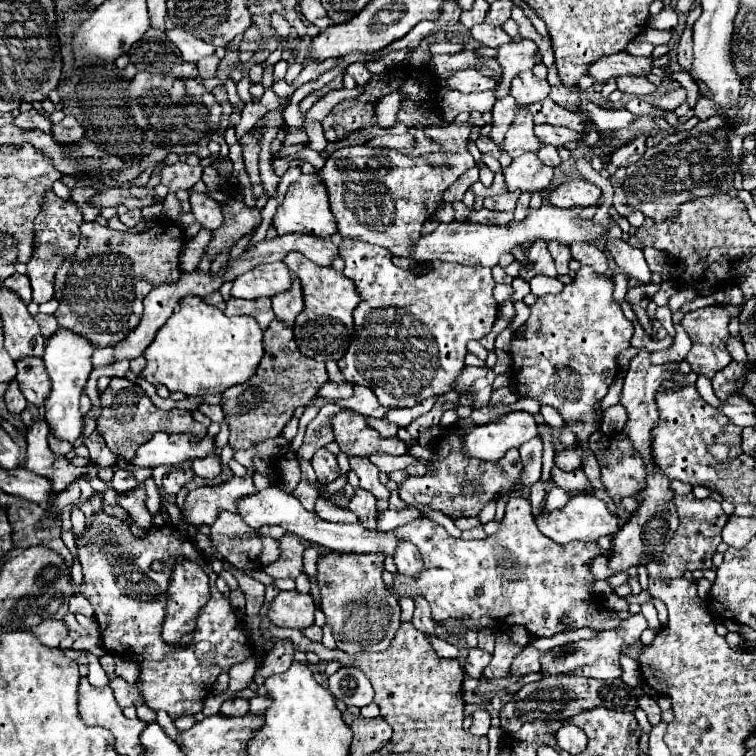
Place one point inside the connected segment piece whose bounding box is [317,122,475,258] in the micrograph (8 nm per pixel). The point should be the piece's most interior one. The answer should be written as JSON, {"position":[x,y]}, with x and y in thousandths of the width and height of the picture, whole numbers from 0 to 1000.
{"position":[505,262]}

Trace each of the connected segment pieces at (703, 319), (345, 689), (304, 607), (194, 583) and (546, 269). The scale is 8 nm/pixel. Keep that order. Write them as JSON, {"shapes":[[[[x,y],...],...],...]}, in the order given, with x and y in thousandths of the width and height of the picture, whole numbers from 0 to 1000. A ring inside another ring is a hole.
{"shapes":[[[[935,405],[935,407],[927,407],[927,410],[919,410],[919,413],[911,413],[906,415],[903,421],[903,431],[917,452],[917,460],[911,463],[909,468],[909,479],[914,481],[914,487],[922,492],[922,495],[933,495],[935,500],[943,500],[951,489],[956,489],[964,479],[967,479],[967,471],[959,460],[959,450],[964,447],[964,437],[962,437],[962,429],[964,429],[964,421],[970,415],[975,415],[980,407],[972,407],[972,405]]],[[[467,881],[448,884],[440,894],[435,894],[435,913],[446,926],[456,929],[459,934],[467,931],[475,937],[491,931],[496,918],[485,894]]],[[[385,780],[369,783],[369,788],[361,791],[353,815],[366,828],[403,833],[414,825],[414,810],[414,791],[409,786],[396,786],[393,780]]],[[[234,741],[226,770],[221,778],[221,815],[216,825],[216,847],[221,852],[237,852],[245,839],[250,839],[259,828],[261,815],[278,792],[276,763],[258,743]]],[[[710,317],[708,323],[702,323],[702,328],[697,331],[697,349],[689,352],[689,360],[687,360],[687,365],[692,370],[702,370],[713,362],[737,365],[734,349],[731,349],[729,336],[724,331],[724,323],[718,323],[718,317]]]]}

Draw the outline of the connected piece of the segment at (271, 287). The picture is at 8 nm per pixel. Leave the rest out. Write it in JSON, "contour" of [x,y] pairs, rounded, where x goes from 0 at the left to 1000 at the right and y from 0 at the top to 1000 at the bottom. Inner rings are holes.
{"contour":[[[358,347],[358,349],[343,349],[335,357],[324,360],[321,365],[313,365],[308,370],[308,394],[345,394],[345,392],[364,392],[372,386],[380,386],[385,381],[385,360],[374,347]]]}

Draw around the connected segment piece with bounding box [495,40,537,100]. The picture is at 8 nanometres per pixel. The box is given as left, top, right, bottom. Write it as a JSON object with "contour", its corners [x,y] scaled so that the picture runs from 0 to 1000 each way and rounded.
{"contour":[[[681,53],[657,63],[657,82],[665,93],[665,108],[655,119],[657,132],[663,127],[671,127],[673,111],[681,98],[692,93],[702,93],[708,87],[708,69],[710,69],[710,58],[702,53]]]}

